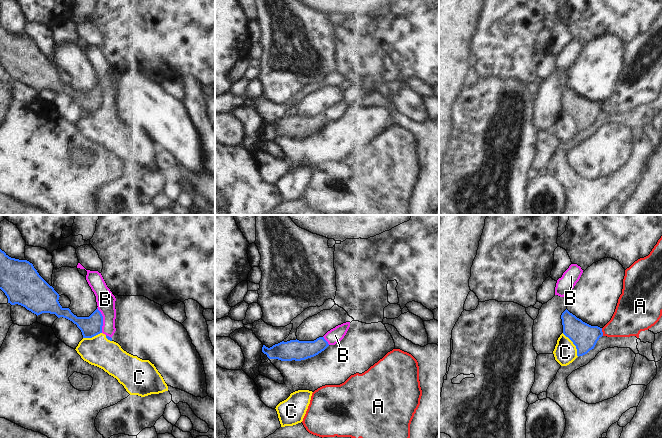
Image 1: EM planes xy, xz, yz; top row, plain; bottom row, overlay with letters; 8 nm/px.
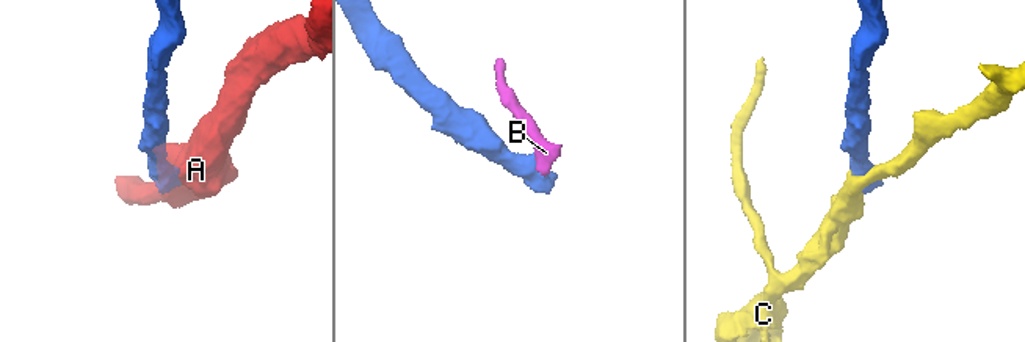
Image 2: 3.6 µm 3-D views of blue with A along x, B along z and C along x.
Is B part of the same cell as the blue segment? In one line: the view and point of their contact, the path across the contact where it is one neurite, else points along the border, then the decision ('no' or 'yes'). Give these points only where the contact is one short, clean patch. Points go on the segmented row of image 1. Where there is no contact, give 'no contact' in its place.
contact xy (102, 320); border xy (97, 307), (102, 316), (102, 332); no

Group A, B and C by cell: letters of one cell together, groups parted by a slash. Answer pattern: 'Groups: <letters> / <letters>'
Groups: A / B C

